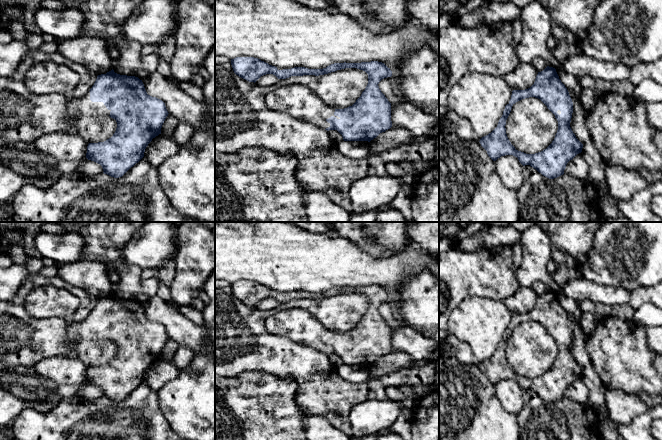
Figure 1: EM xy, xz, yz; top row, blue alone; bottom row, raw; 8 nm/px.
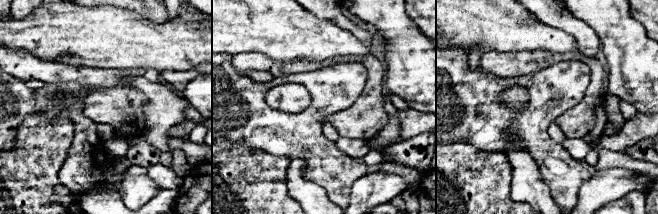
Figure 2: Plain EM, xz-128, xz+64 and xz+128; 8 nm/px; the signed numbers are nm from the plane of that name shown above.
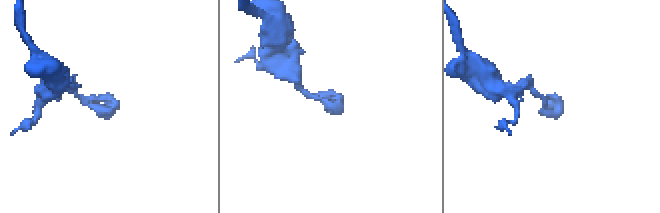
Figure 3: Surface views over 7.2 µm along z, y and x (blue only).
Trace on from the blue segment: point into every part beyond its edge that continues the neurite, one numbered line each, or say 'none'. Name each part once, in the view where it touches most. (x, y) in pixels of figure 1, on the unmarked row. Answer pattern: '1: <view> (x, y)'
1: xz (297, 324)

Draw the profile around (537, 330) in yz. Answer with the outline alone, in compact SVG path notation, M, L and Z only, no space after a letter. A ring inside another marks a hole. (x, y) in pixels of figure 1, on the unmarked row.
M529 321L513 328L505 352L516 374L535 378L552 367L558 345L540 323Z

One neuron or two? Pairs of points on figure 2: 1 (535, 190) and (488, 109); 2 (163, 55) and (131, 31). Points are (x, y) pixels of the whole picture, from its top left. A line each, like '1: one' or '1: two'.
1: two
2: one

